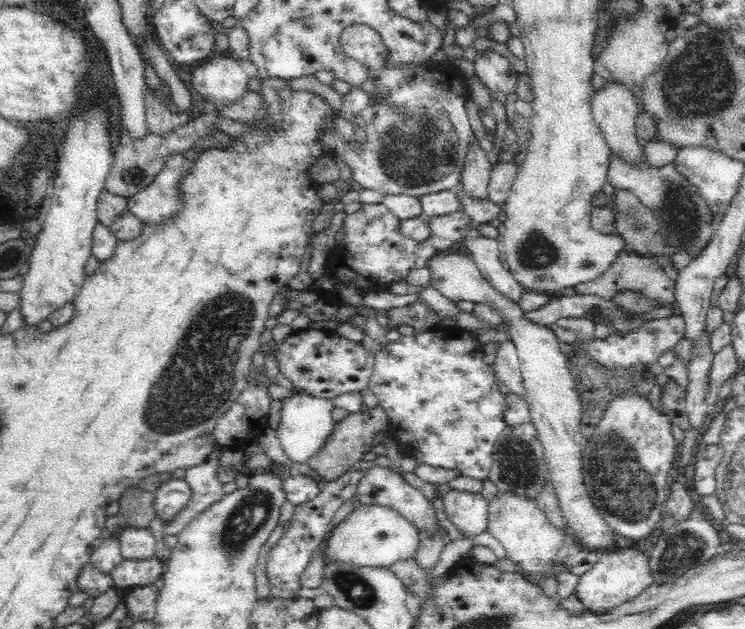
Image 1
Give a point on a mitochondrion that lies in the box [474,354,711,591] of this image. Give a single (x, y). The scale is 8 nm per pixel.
(621, 481)

